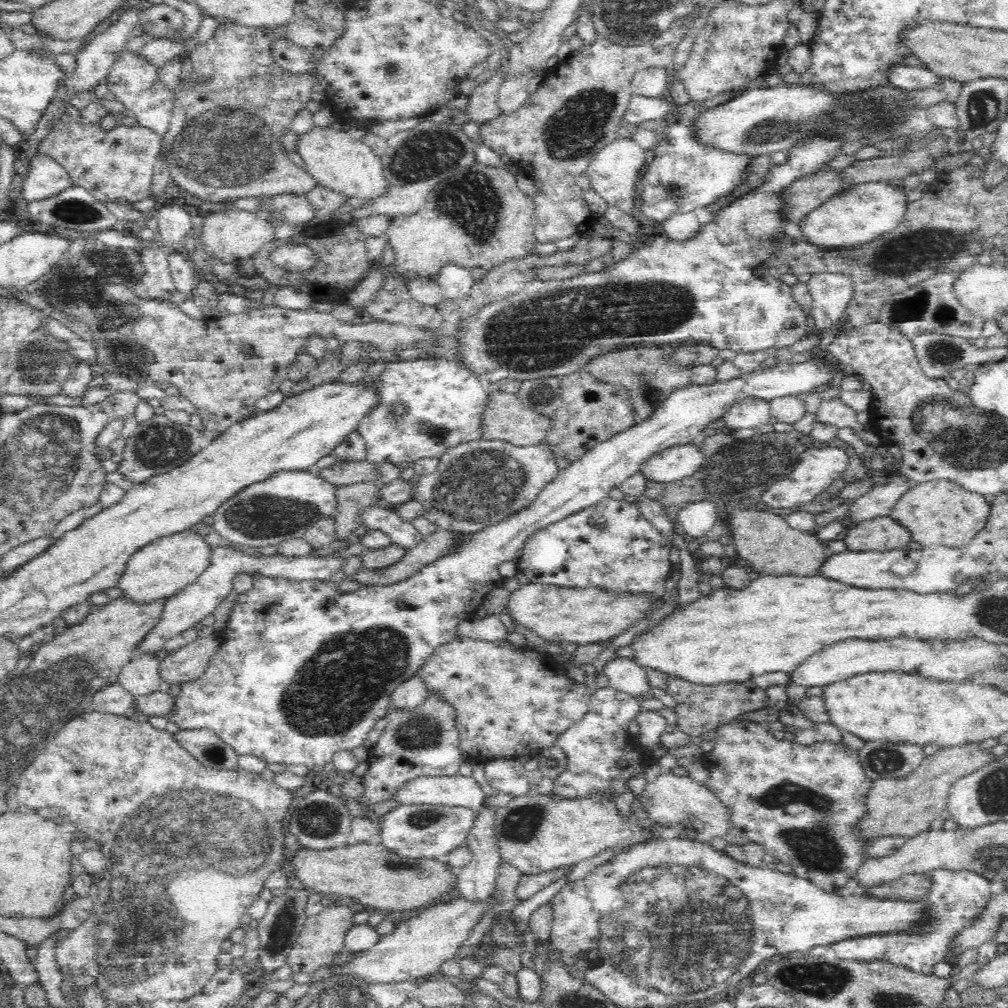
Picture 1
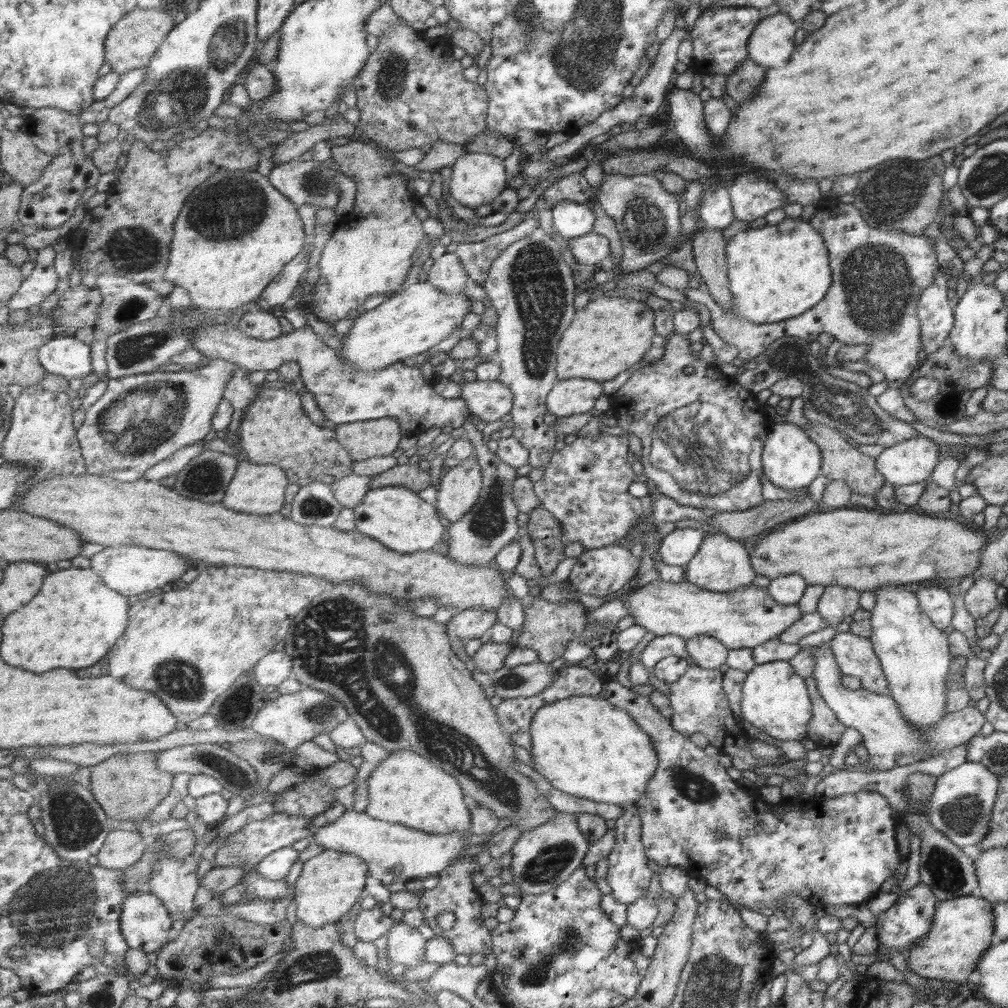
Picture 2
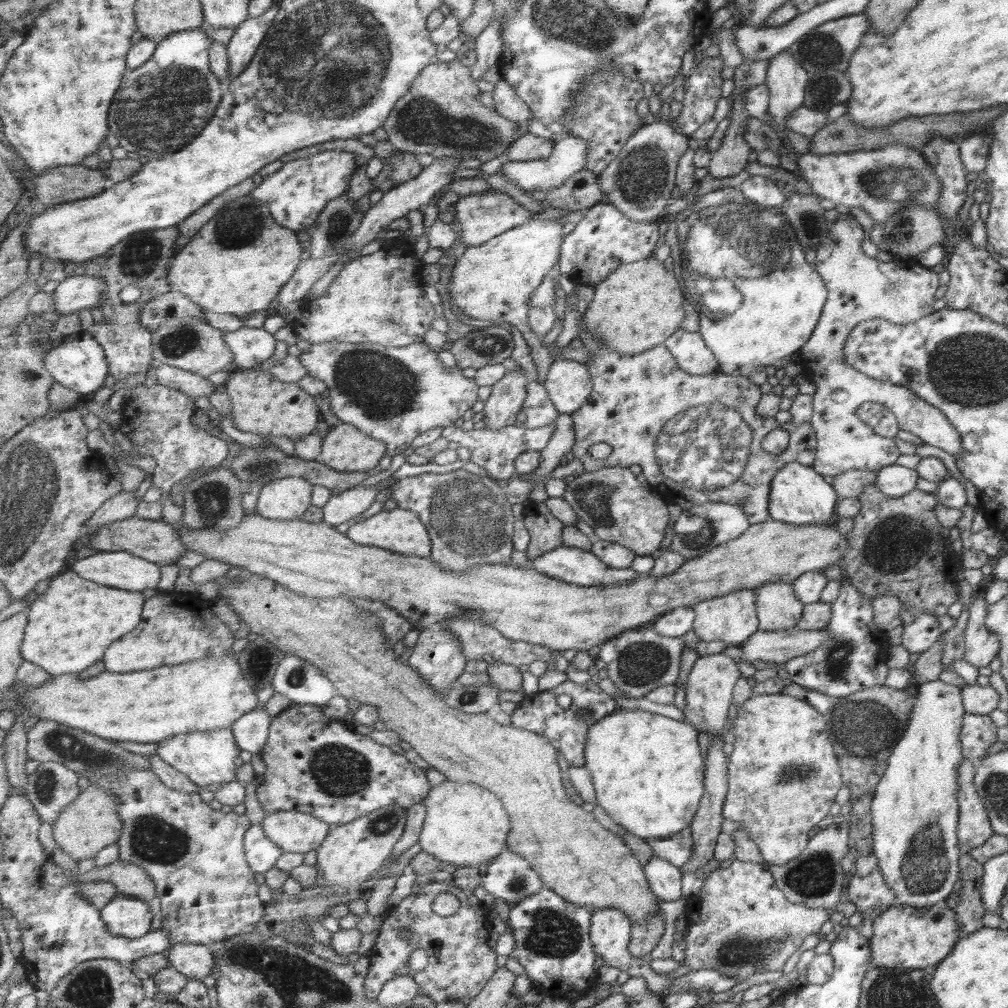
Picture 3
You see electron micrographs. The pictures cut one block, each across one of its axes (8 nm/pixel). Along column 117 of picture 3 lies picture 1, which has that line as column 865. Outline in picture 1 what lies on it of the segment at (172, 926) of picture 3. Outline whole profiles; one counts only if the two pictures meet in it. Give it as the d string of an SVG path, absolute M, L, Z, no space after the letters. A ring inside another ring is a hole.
M740 720L721 723L714 736L714 747L705 754L702 764L710 770L706 786L727 808L731 828L724 839L742 845L748 842L763 844L767 854L793 868L793 874L806 877L826 892L836 893L853 878L862 864L864 843L854 835L851 825L862 816L866 808L866 794L872 780L863 772L859 752L846 743L816 741L810 746L788 740L776 740L762 723Z

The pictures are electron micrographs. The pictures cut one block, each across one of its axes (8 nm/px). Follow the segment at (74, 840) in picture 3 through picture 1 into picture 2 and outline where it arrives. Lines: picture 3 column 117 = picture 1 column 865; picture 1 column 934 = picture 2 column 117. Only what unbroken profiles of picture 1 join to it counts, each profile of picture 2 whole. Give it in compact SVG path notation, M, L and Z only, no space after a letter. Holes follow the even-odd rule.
M153 752L115 754L109 760L90 768L92 773L89 787L96 801L112 819L129 820L150 814L170 795L174 787L174 776L159 770L155 754Z

